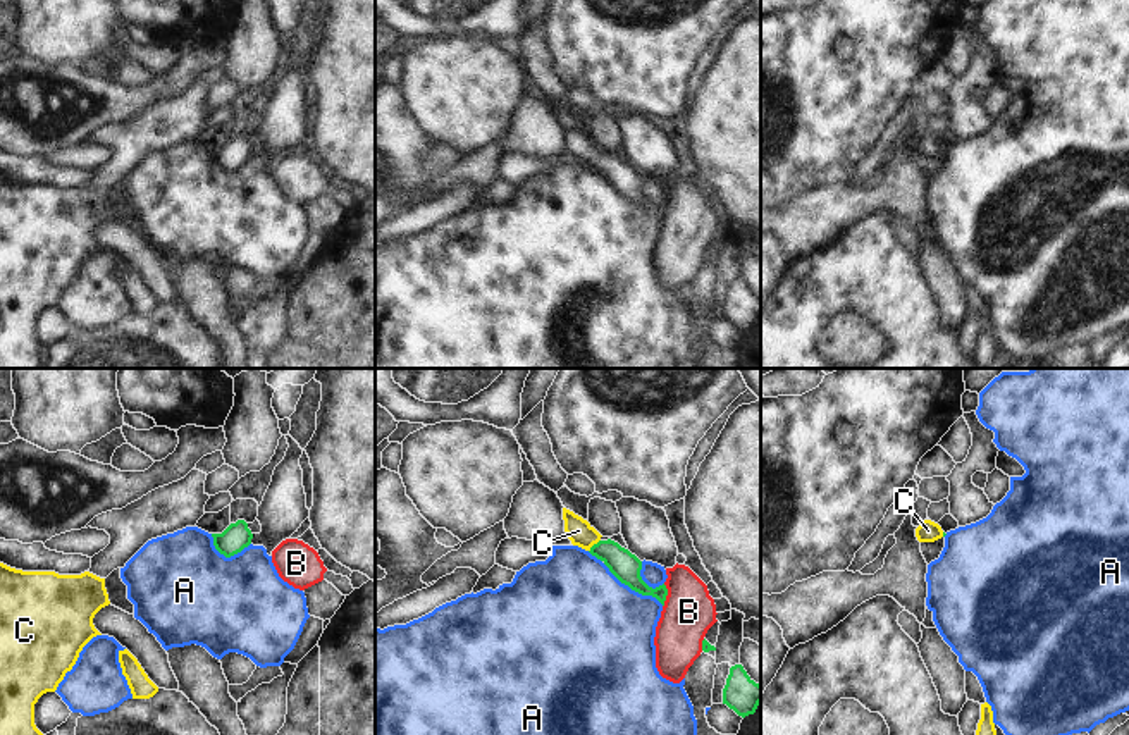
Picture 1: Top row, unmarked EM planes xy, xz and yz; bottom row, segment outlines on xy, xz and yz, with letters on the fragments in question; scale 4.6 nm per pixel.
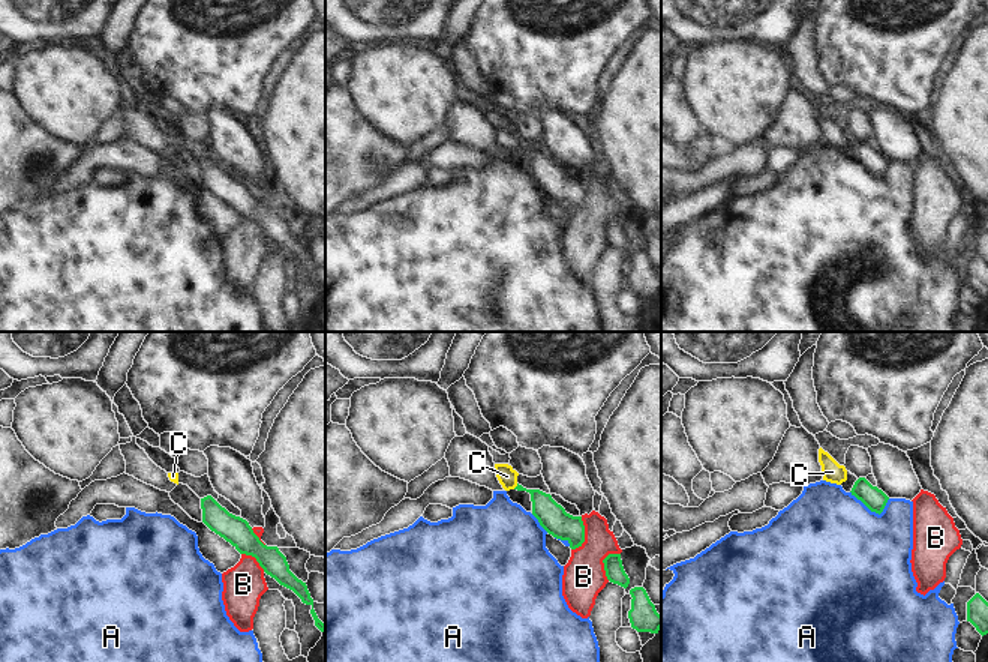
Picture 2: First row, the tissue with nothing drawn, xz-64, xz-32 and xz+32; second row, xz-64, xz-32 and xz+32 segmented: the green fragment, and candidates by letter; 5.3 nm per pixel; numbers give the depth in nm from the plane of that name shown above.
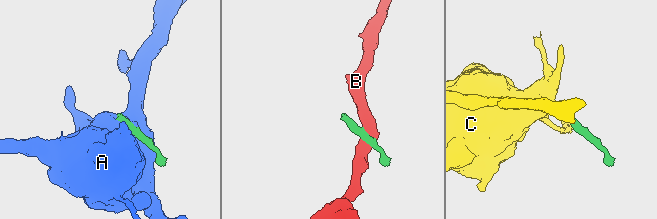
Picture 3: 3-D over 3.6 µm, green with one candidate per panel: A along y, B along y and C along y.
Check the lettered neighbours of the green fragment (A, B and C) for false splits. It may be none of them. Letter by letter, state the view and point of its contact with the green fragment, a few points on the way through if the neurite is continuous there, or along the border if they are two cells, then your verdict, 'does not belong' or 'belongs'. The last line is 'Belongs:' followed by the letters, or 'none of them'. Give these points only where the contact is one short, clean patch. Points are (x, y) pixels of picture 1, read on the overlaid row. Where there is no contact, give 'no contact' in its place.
A: contact xz (625, 584); does not belong
B: contact xz (666, 594); border xz (665, 584), (666, 596), (663, 606); does not belong
C: contact xz (592, 546); way xz (622, 563), (610, 551), (592, 546), (579, 531); belongs
Belongs: C

